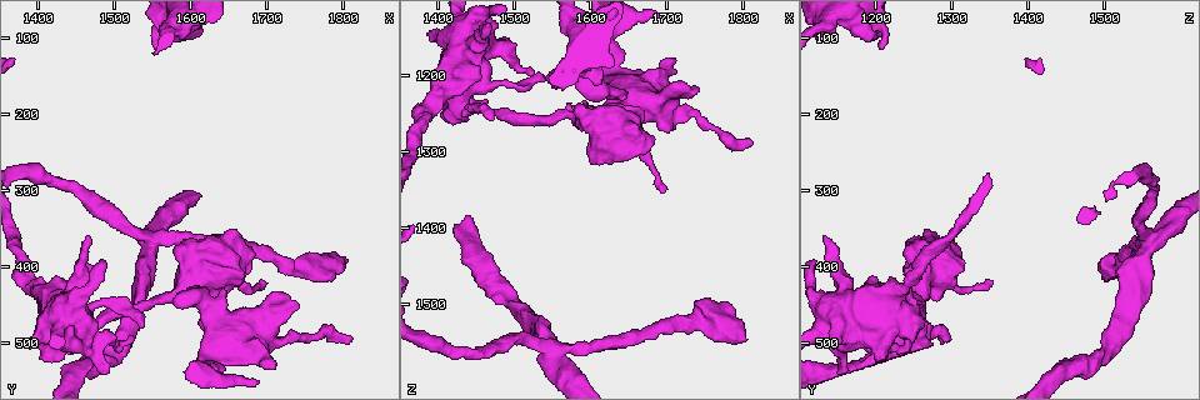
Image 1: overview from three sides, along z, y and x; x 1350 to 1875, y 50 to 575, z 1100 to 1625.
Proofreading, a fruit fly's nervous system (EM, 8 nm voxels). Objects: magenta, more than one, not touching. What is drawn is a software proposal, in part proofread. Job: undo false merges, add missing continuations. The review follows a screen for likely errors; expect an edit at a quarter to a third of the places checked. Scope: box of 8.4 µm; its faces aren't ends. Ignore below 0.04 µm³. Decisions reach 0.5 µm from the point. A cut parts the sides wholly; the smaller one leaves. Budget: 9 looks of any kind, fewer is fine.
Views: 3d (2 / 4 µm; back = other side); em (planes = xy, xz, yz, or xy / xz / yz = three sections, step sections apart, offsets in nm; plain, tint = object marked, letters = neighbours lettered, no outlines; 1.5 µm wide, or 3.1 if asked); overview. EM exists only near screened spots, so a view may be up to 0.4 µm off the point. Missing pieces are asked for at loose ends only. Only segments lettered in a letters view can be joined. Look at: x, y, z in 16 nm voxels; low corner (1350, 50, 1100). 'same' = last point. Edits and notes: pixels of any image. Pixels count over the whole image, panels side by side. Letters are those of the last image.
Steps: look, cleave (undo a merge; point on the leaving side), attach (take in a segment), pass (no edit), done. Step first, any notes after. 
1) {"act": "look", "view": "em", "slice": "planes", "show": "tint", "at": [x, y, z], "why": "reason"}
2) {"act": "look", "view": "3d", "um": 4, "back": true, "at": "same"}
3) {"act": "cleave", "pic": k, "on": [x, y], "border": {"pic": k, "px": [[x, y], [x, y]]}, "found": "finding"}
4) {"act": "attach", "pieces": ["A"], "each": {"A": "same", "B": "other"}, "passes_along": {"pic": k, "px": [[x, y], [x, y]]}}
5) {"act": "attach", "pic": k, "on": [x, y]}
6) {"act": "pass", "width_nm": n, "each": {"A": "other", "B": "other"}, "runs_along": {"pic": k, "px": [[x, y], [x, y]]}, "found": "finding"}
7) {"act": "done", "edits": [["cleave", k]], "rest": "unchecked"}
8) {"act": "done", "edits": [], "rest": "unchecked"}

{"act": "look", "view": "3d", "um": 4, "at": [1705, 480, 1270]}

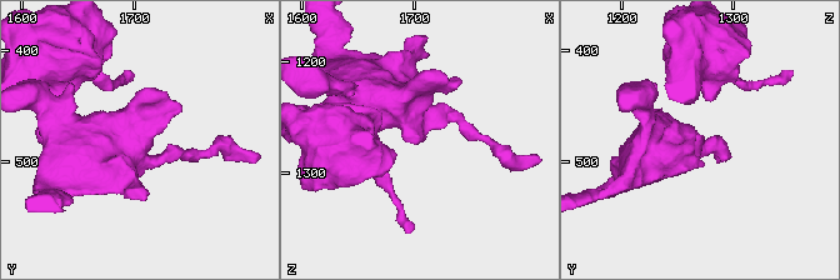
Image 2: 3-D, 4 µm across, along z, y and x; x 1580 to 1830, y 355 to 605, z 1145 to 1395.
{"act": "look", "view": "em", "slice": "planes", "show": "letters", "at": [1706, 482, 1274]}

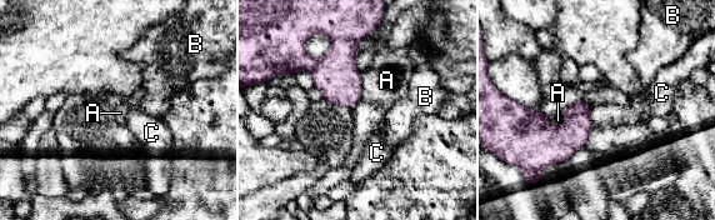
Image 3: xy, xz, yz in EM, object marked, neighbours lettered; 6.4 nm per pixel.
{"act": "pass", "longest_contact_nm": ["A", 140], "each": {"A": "other", "B": "other", "C": "other"}, "found": "no lettered segment goes on from it"}

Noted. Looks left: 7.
{"act": "look", "view": "em", "slice": "xz", "step": 4, "show": "letters", "at": [1705, 535, 1180]}

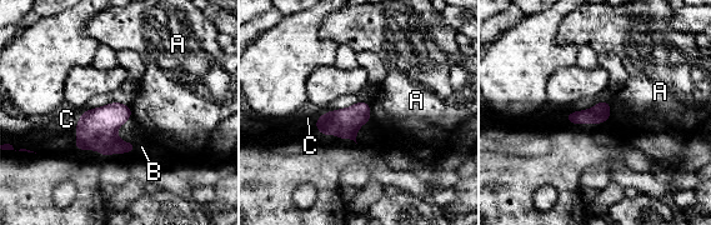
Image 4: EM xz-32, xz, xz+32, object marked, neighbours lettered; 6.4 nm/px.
{"act": "pass", "each": {"A": "other", "B": "other", "C": "other"}, "border": {"pic": 4, "px": [[369, 105], [369, 116], [371, 119]]}, "found": "none of them fits"}

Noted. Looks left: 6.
{"act": "look", "view": "3d", "um": 4, "at": [1555, 115, 1205], "why": "branch stops here"}

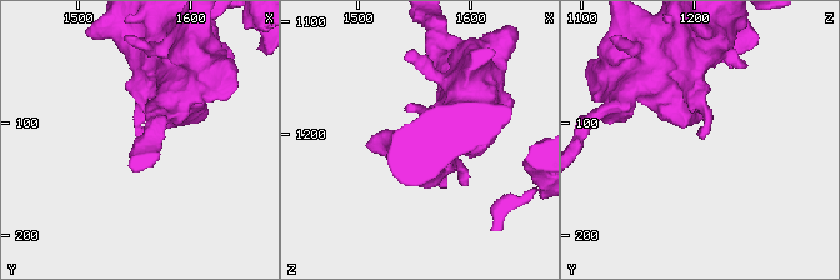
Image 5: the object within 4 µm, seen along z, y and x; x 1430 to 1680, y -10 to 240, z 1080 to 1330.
{"act": "look", "view": "em", "slice": "planes", "show": "letters", "at": "same", "why": "now the EM"}

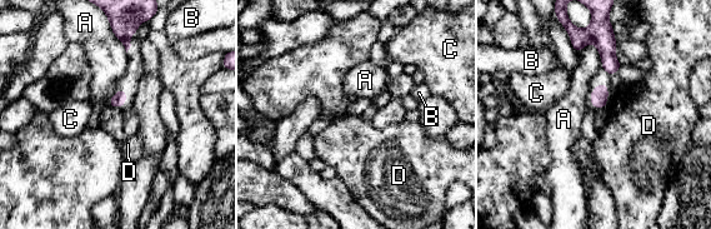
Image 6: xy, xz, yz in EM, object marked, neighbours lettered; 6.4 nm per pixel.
{"act": "pass", "each": {"A": "other", "B": "other", "C": "other", "D": "other"}, "border": {"pic": 6, "px": [[575, 51], [592, 43], [602, 65]]}, "found": "none of them fits"}

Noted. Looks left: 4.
{"act": "look", "view": "em", "slice": "yz", "step": 4, "show": "tint", "at": [1545, 370, 1565], "why": "looks like a crossing"}

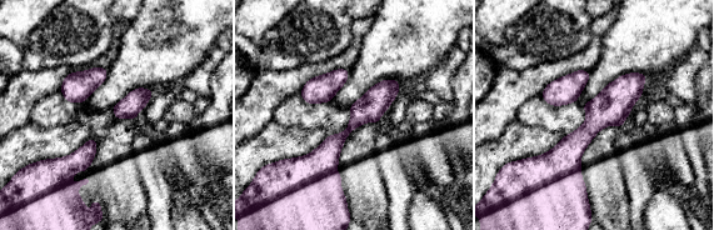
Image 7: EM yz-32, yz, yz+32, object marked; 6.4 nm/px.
{"act": "look", "view": "em", "slice": "planes", "show": "tint", "at": "same", "why": "cut it another way"}

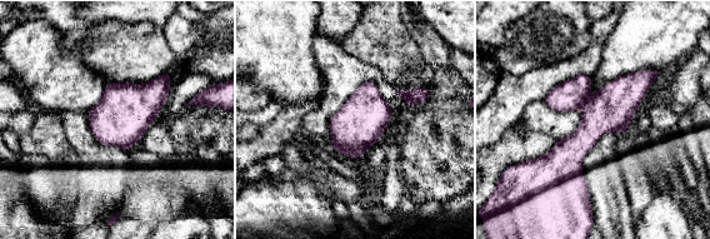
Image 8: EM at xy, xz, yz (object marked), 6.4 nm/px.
{"act": "look", "view": "em", "slice": "planes", "show": "letters", "at": "same", "why": "what lies round it"}

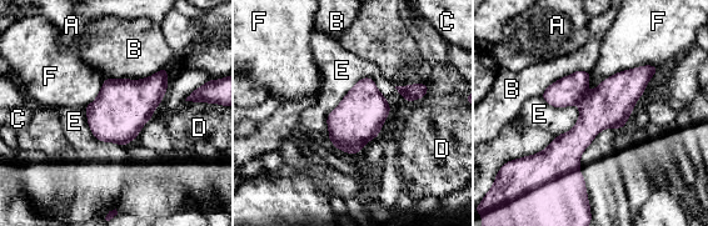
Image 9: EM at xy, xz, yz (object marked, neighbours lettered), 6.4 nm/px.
{"act": "cleave", "pic": 9, "on": [566, 91], "each": {"A": "other", "B": "other", "C": "other", "D": "other", "E": "other", "F": "other"}, "border": {"pic": 9, "px": [[584, 90], [576, 103]]}, "found": "a second neuron is stuck on"}

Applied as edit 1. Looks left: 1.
{"act": "done", "edits": [["cleave", 9]], "rest": "unchecked"}

